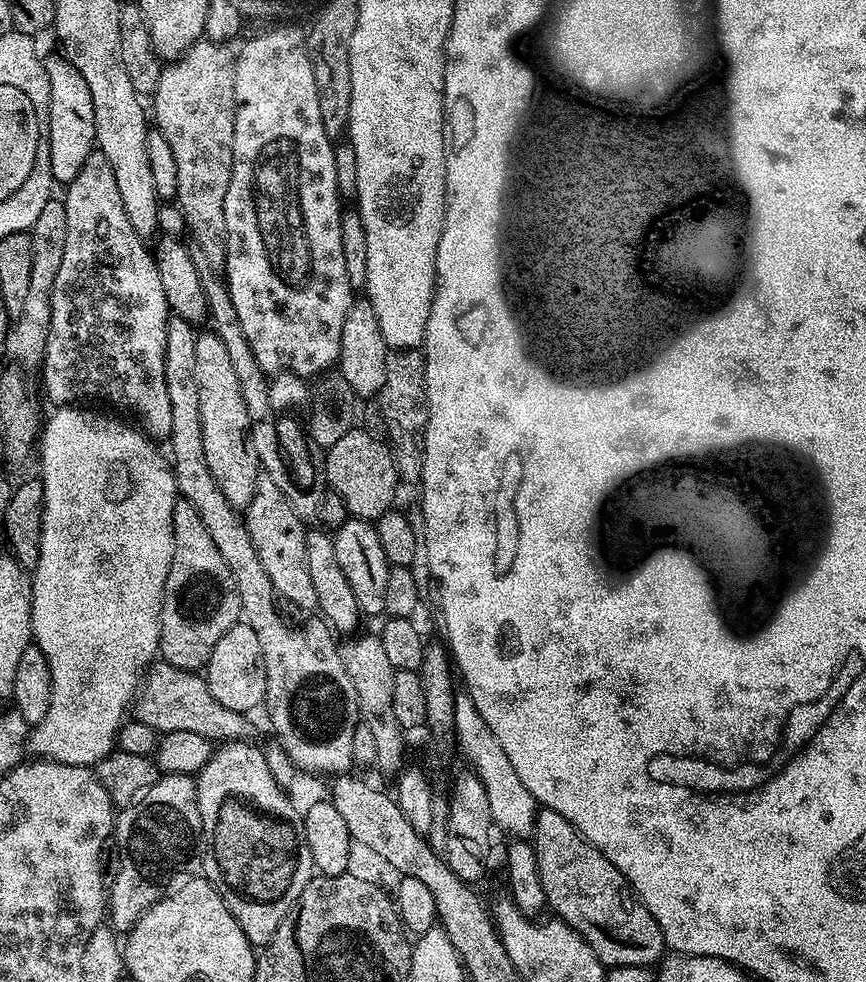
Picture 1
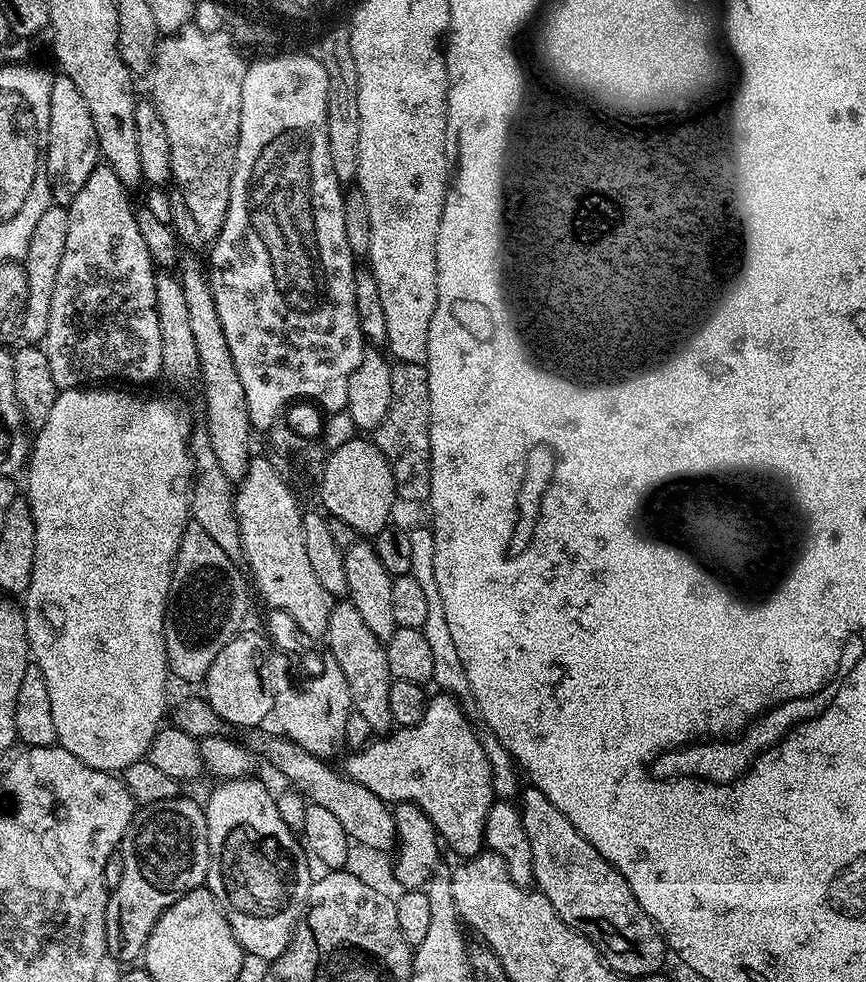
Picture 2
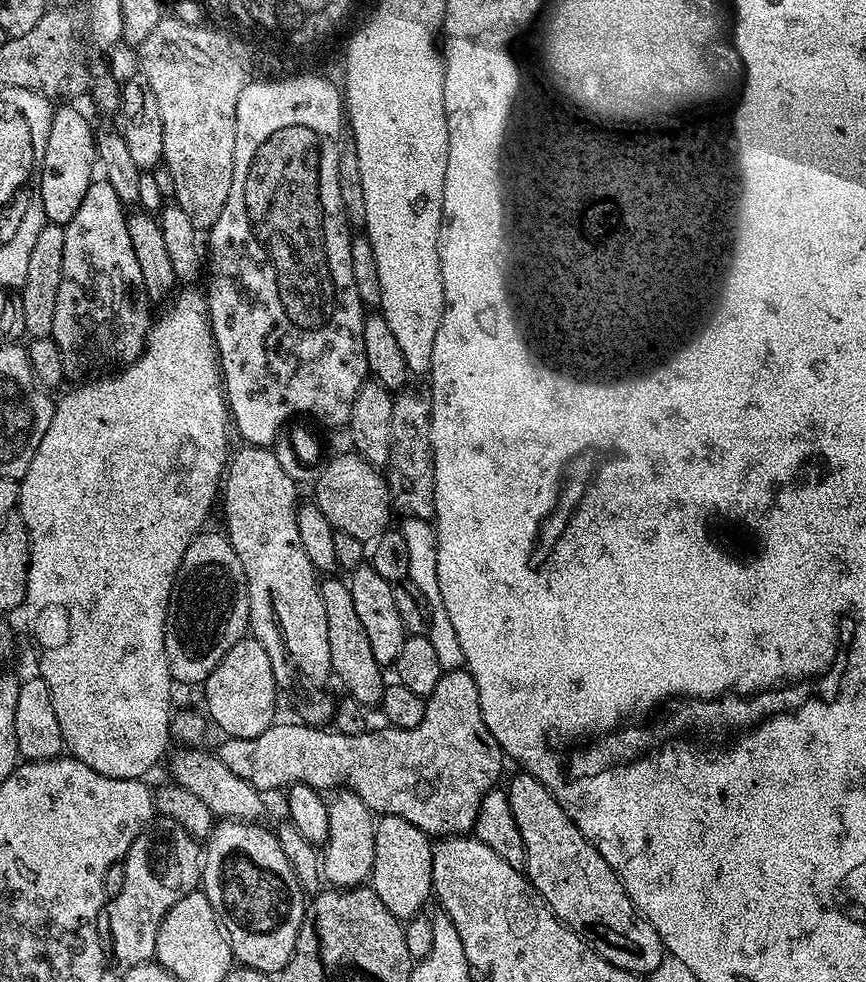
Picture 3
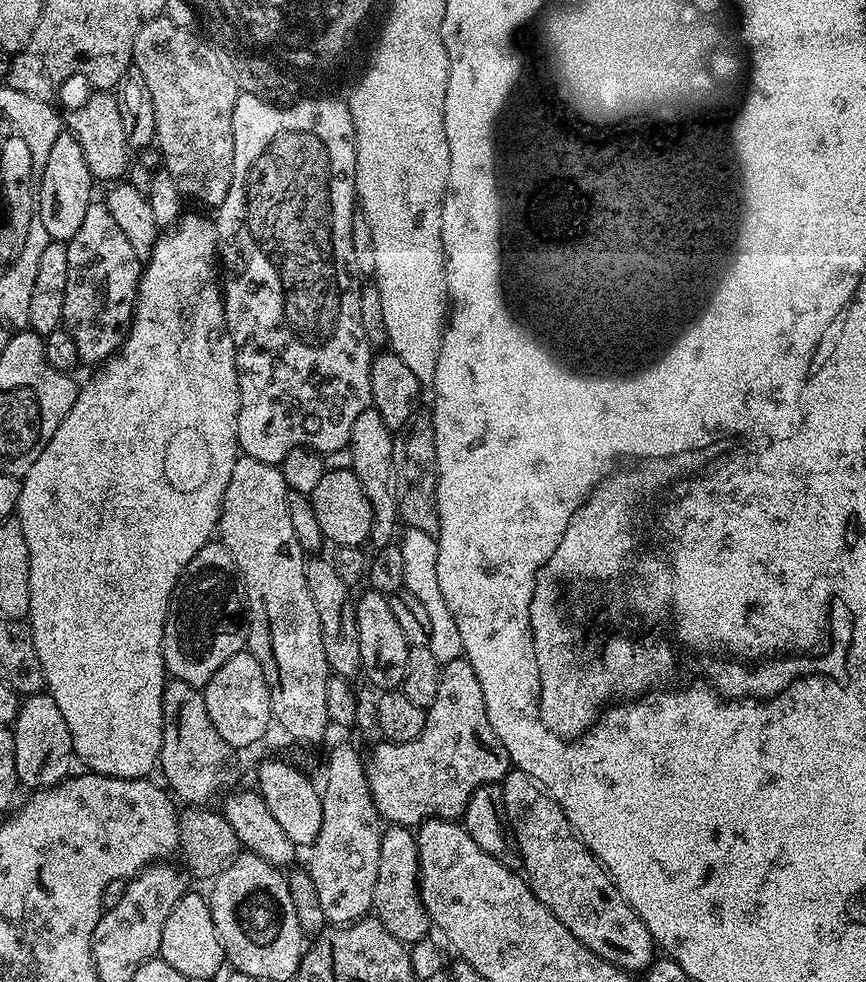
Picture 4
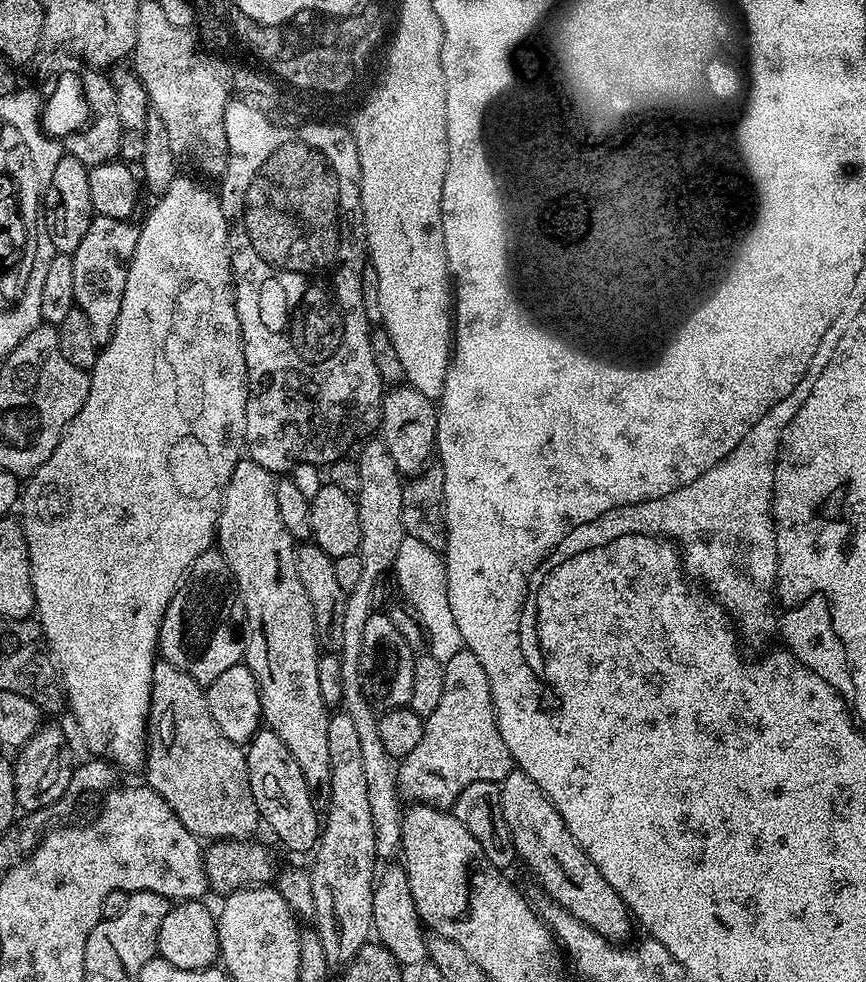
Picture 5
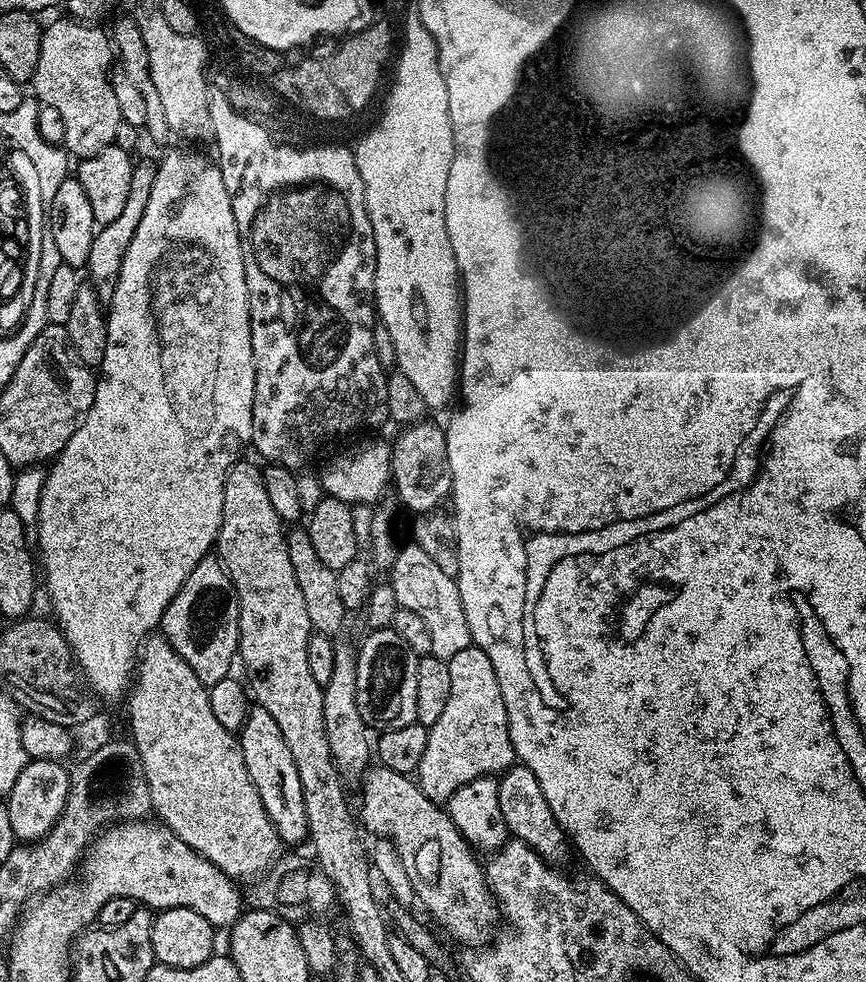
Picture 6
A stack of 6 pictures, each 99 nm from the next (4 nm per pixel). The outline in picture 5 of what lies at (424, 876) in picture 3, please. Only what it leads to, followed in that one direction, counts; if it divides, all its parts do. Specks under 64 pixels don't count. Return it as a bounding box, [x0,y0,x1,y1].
[372,866,428,966]

